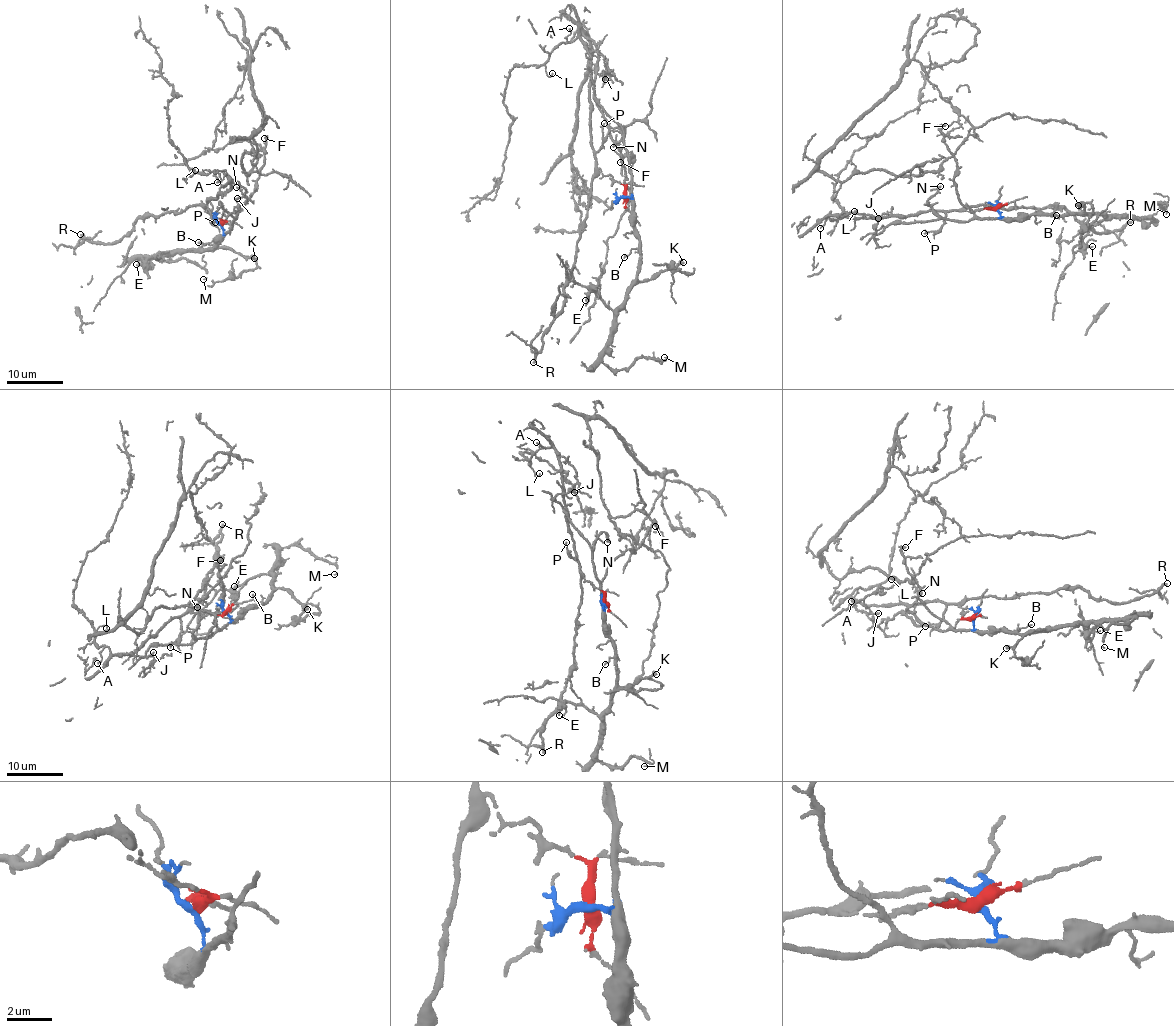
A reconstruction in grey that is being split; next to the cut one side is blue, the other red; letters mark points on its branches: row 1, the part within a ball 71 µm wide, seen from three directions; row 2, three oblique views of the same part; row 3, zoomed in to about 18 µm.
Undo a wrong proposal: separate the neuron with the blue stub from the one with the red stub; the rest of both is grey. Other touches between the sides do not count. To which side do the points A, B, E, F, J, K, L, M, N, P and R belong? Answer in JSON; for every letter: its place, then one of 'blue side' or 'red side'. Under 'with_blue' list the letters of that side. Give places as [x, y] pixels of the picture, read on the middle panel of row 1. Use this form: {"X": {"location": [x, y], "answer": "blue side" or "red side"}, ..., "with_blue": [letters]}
{"A": {"location": [569, 28], "answer": "red side"}, "B": {"location": [624, 257], "answer": "blue side"}, "E": {"location": [585, 300], "answer": "blue side"}, "F": {"location": [620, 162], "answer": "blue side"}, "J": {"location": [605, 79], "answer": "red side"}, "K": {"location": [683, 262], "answer": "blue side"}, "L": {"location": [552, 73], "answer": "red side"}, "M": {"location": [664, 357], "answer": "blue side"}, "N": {"location": [613, 147], "answer": "blue side"}, "P": {"location": [604, 123], "answer": "red side"}, "R": {"location": [533, 362], "answer": "red side"}, "with_blue": ["B", "E", "F", "K", "M", "N"]}

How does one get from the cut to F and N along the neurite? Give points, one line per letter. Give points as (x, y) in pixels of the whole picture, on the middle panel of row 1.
F: (624, 197), (631, 196), (628, 161), (633, 155), (631, 163), (629, 157), (621, 156), (619, 162)
N: (624, 197), (631, 196), (631, 169), (620, 129), (624, 127), (625, 133), (613, 147)

